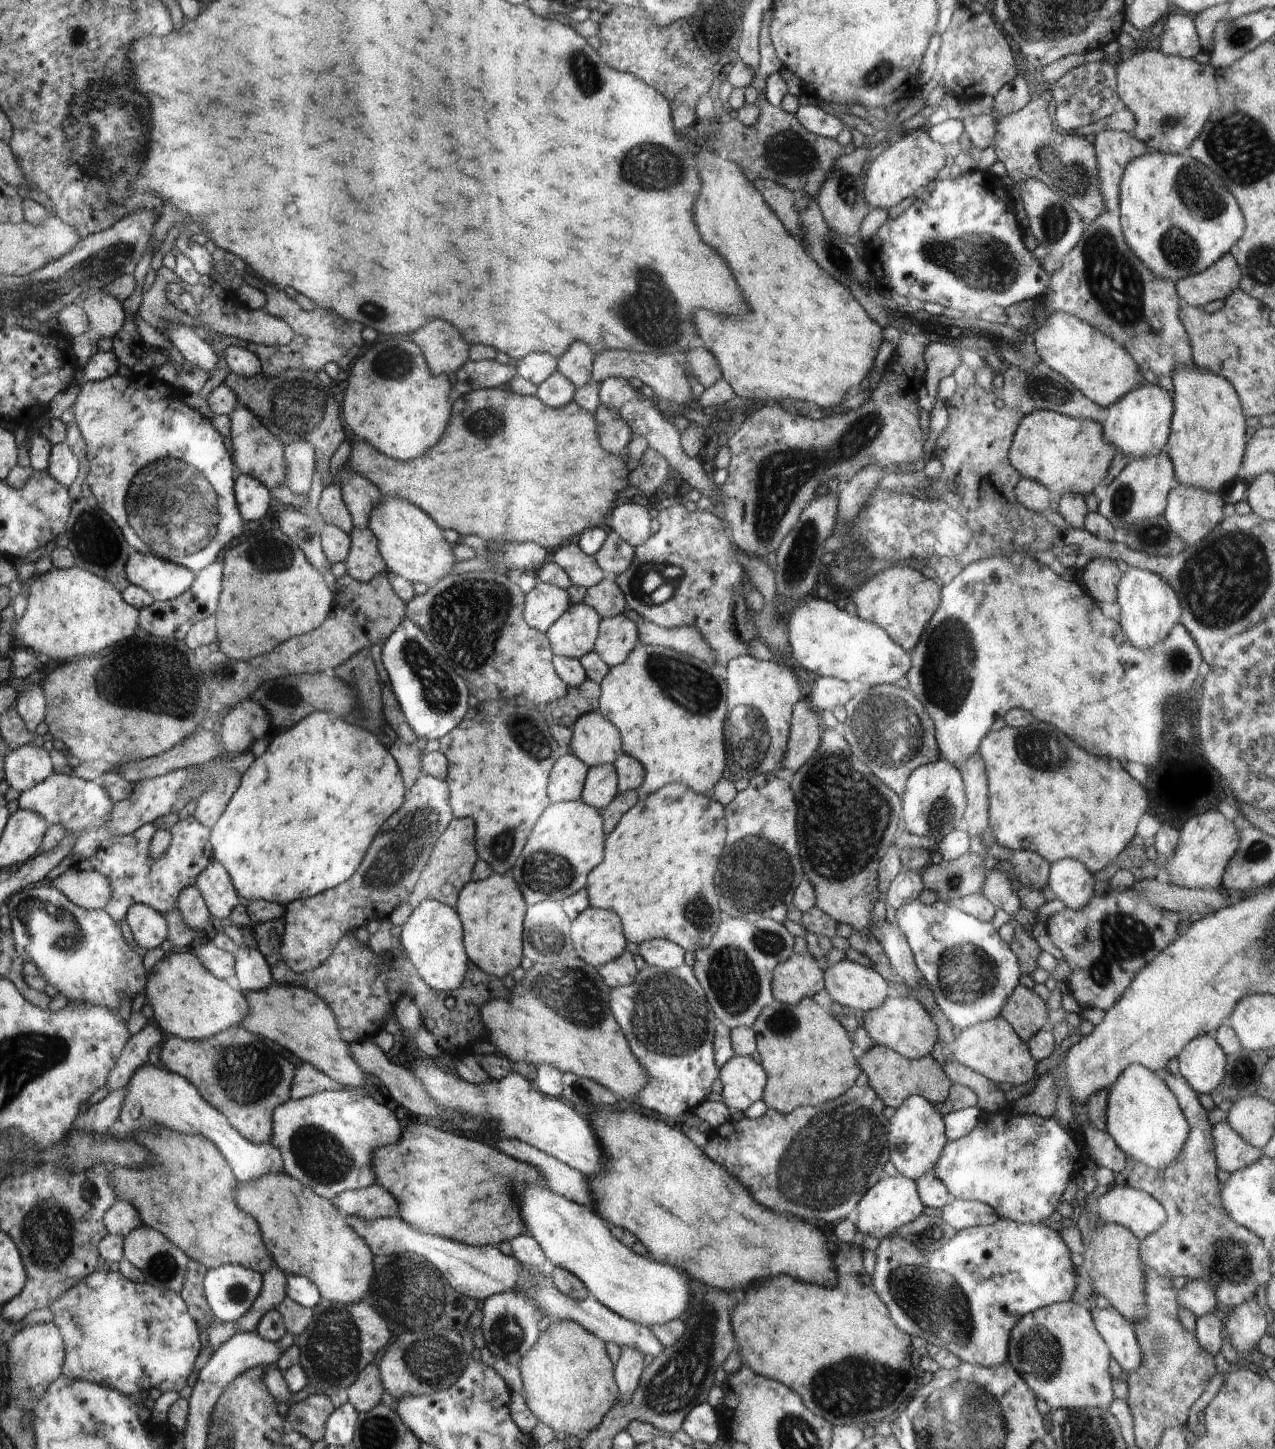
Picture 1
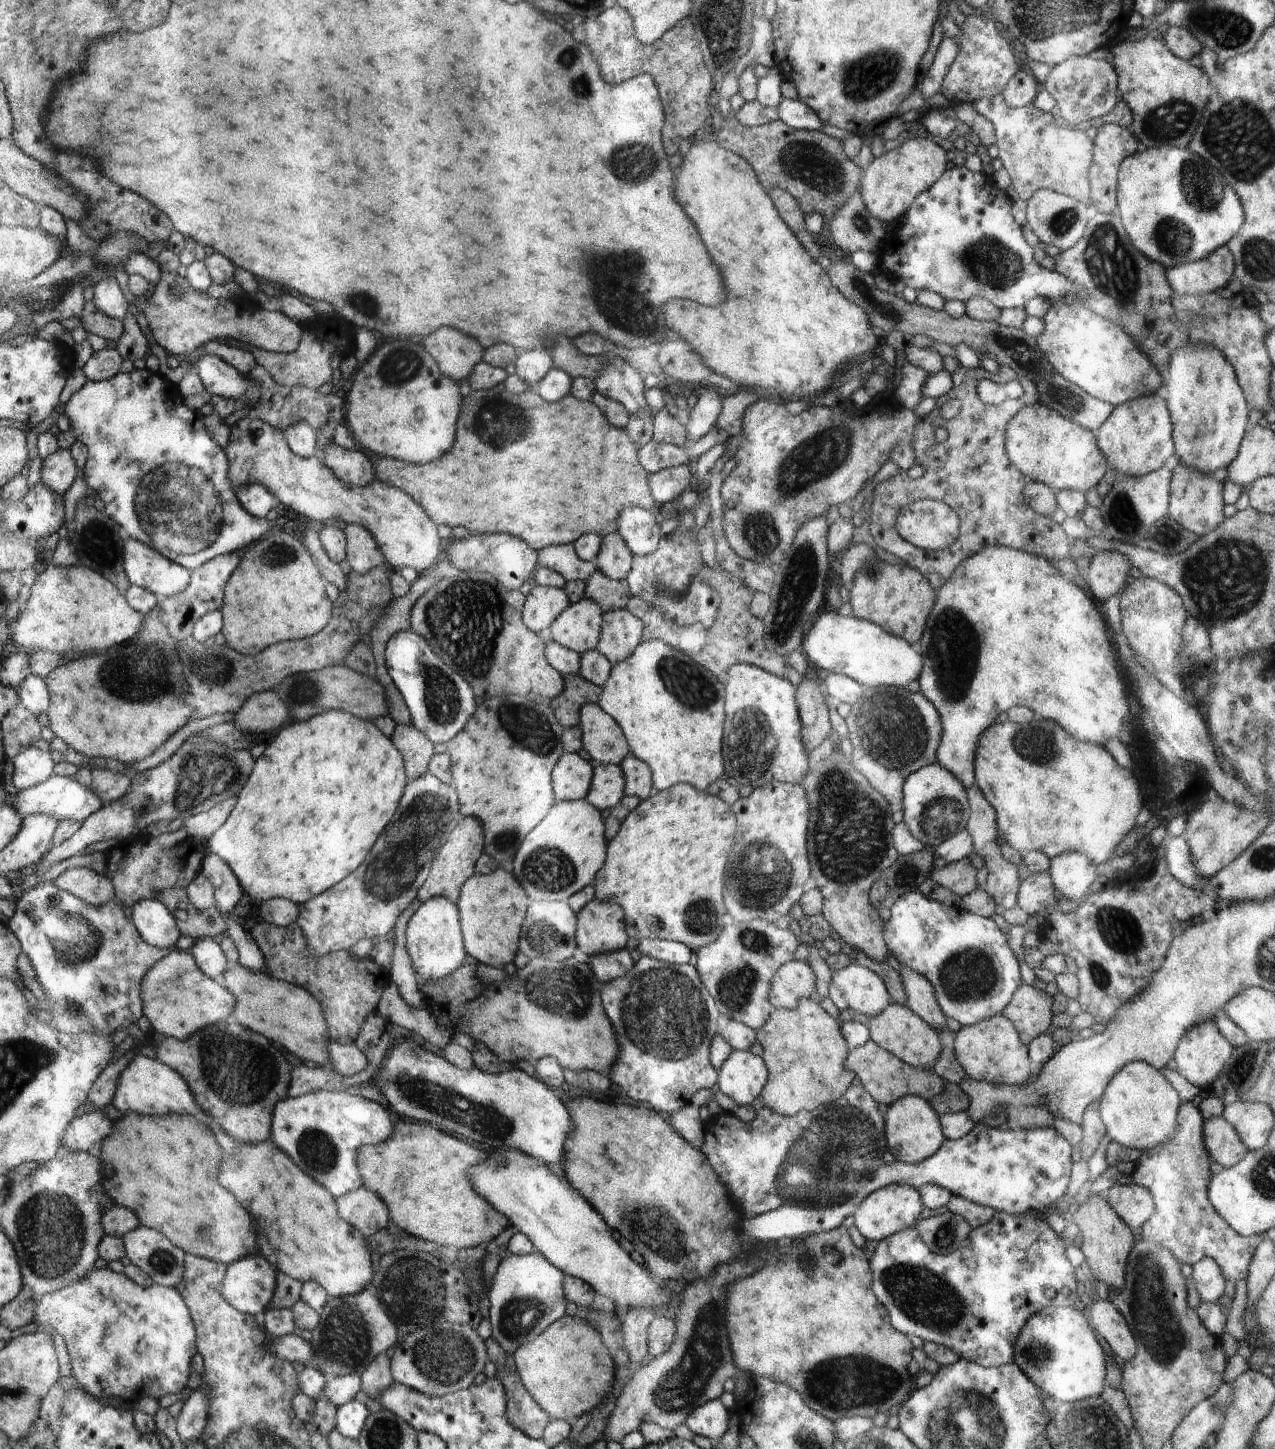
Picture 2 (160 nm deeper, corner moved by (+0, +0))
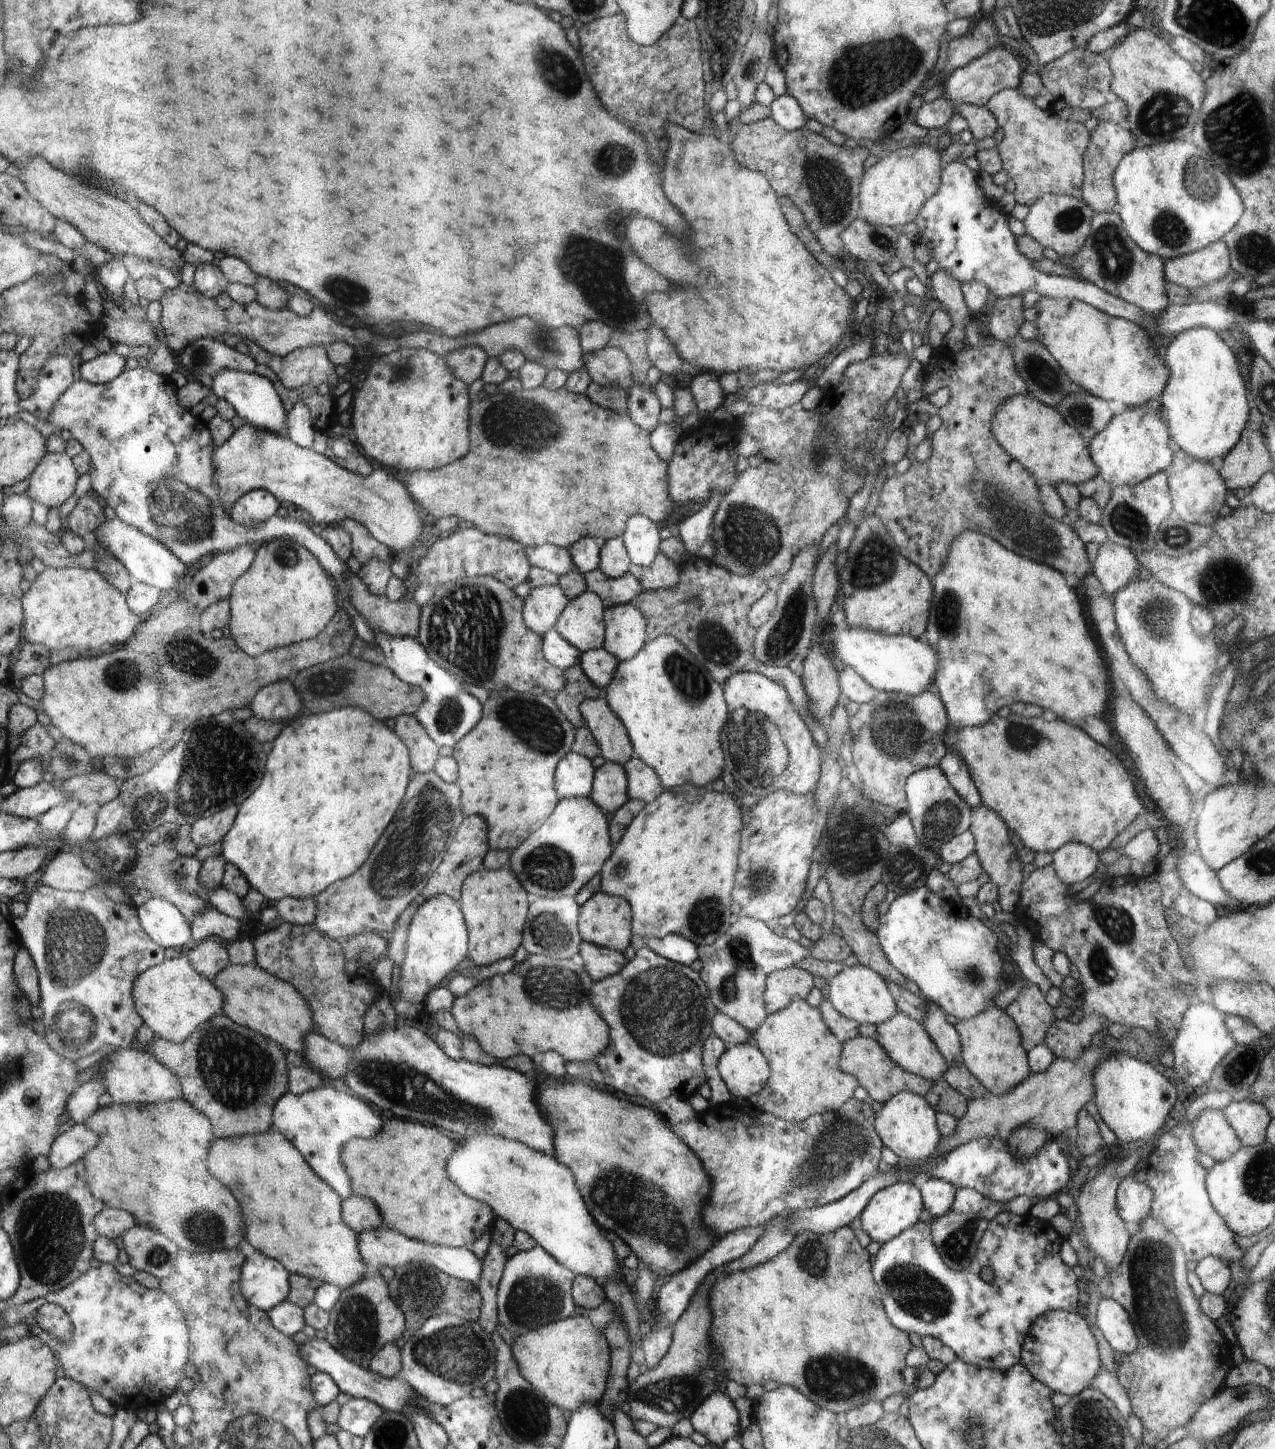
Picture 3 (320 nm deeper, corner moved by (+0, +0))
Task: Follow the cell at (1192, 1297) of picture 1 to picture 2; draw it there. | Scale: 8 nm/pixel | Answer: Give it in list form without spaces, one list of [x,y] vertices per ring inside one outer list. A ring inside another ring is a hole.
[[[1210,1257],[1197,1260],[1193,1265],[1193,1279],[1201,1302],[1214,1303],[1230,1291],[1218,1263]]]

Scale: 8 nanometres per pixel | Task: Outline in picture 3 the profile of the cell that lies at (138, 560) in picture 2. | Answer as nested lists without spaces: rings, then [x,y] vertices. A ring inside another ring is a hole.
[[[118,517],[112,520],[106,519],[95,530],[95,536],[97,544],[107,549],[126,567],[133,582],[146,583],[160,590],[170,590],[177,587],[178,580],[187,574],[188,566],[167,545],[139,528],[126,524]]]

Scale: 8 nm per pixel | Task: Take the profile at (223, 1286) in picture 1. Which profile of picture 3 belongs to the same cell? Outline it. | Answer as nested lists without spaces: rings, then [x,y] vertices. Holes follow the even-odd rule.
[[[256,1250],[250,1254],[244,1252],[244,1256],[248,1260],[244,1262],[244,1276],[240,1276],[240,1290],[248,1304],[268,1312],[286,1301],[291,1288],[288,1288],[288,1271],[284,1266]]]

